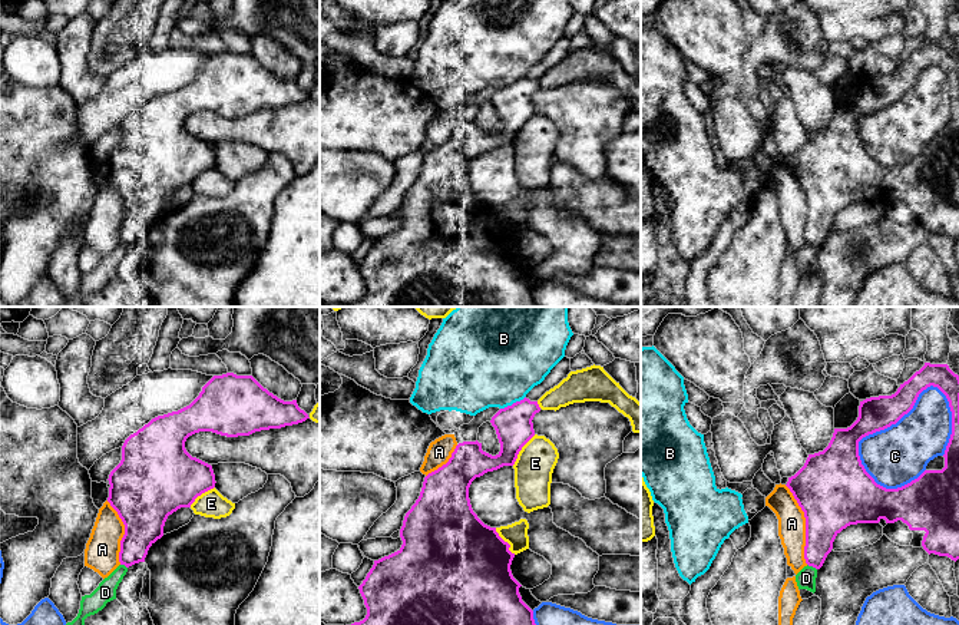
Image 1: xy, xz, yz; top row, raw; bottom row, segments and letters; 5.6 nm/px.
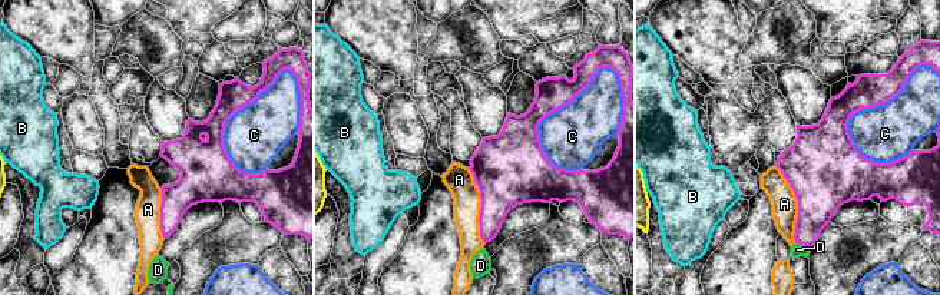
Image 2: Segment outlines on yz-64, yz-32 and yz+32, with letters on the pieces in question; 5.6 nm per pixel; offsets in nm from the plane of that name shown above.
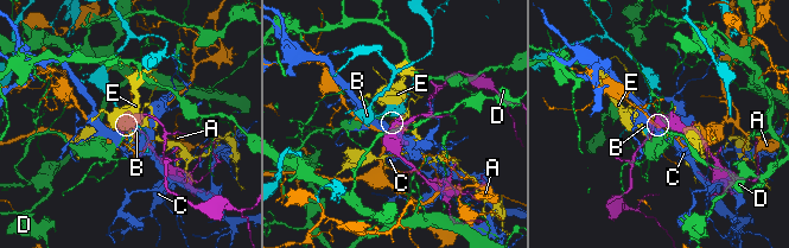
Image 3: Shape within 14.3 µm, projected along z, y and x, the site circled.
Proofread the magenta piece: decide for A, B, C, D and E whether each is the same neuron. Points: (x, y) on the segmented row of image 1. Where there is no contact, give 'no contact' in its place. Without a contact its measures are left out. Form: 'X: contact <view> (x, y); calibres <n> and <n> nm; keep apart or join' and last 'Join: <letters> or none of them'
A: contact yz (806, 525); calibres 420 and 160 nm; keep apart
B: contact xz (513, 403); calibres 220 and 500 nm; keep apart
C: contact yz (879, 430); calibres 190 and 320 nm; keep apart
D: contact yz (812, 565); calibres 200 and 110 nm; keep apart
E: contact xz (521, 449); calibres 220 and 220 nm; keep apart
Join: none of them

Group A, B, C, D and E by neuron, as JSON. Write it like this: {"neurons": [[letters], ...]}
{"neurons": [["A"], ["B"], ["C"], ["D"], ["E"]]}

